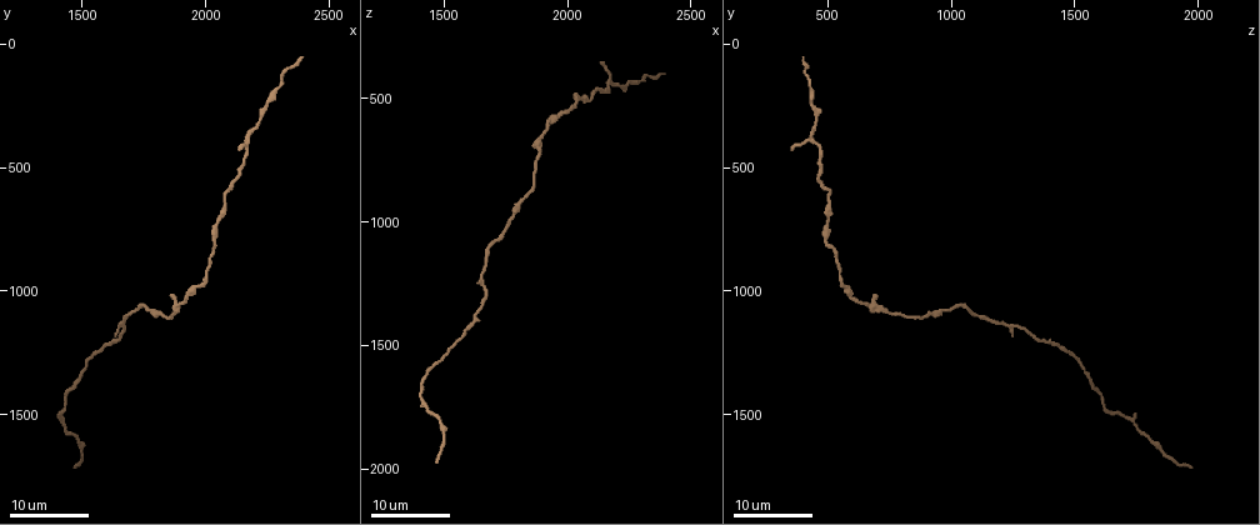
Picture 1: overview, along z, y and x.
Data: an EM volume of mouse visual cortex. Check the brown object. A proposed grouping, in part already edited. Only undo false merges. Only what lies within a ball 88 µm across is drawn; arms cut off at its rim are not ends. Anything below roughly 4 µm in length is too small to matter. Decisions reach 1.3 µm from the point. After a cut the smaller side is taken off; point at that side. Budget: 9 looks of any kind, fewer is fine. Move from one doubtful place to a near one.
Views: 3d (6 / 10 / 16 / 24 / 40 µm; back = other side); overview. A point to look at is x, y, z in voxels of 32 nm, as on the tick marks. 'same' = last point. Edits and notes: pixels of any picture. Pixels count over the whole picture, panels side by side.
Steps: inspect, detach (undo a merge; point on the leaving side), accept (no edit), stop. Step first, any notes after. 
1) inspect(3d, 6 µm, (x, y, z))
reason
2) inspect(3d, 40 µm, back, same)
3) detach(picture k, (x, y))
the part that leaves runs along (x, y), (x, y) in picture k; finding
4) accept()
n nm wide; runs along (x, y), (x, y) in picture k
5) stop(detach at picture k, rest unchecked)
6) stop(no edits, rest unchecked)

inspect(3d, 24 µm, (1420, 1460, 1620))
a narrow waist

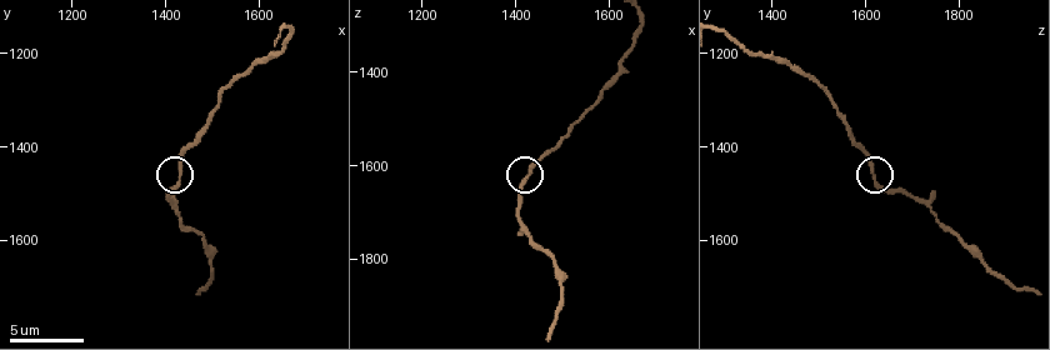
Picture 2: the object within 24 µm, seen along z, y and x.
inspect(3d, 6 µm, (1435, 1470, 1615))
closer look

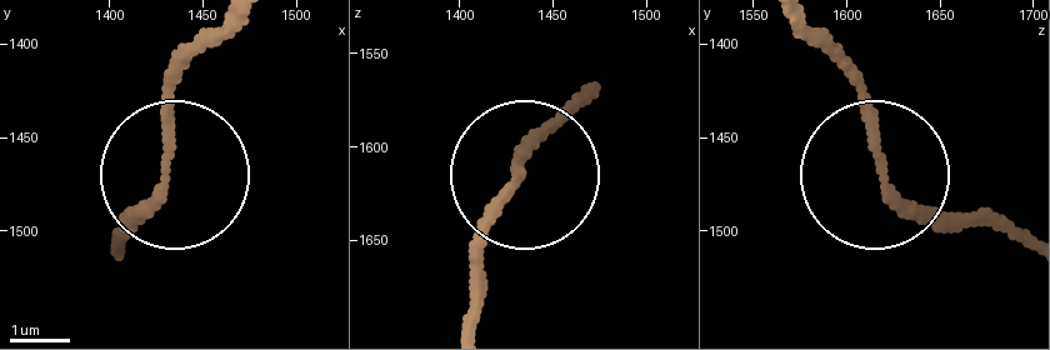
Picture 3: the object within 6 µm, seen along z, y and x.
accept()
runs along (586, 105), (486, 225), (471, 310) in picture 3; all the same neuron

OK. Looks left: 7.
inspect(3d, 16 µm, (1890, 1040, 660))
thick turns thin

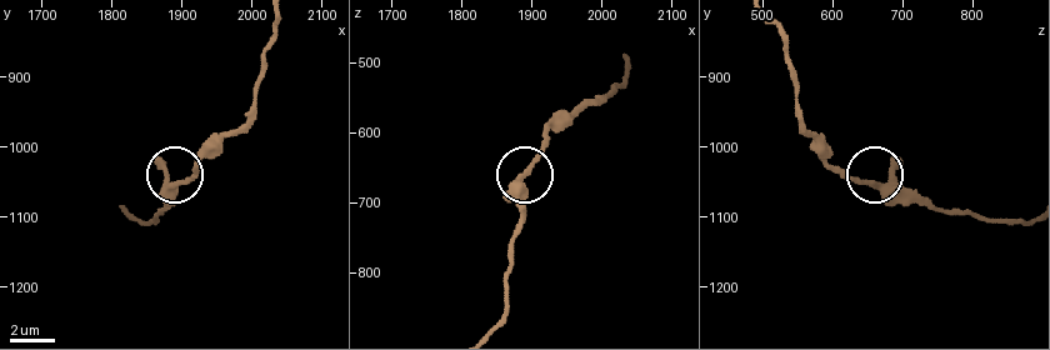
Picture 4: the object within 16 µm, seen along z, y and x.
inspect(3d, 6 µm, (1890, 1055, 660))
zoom in

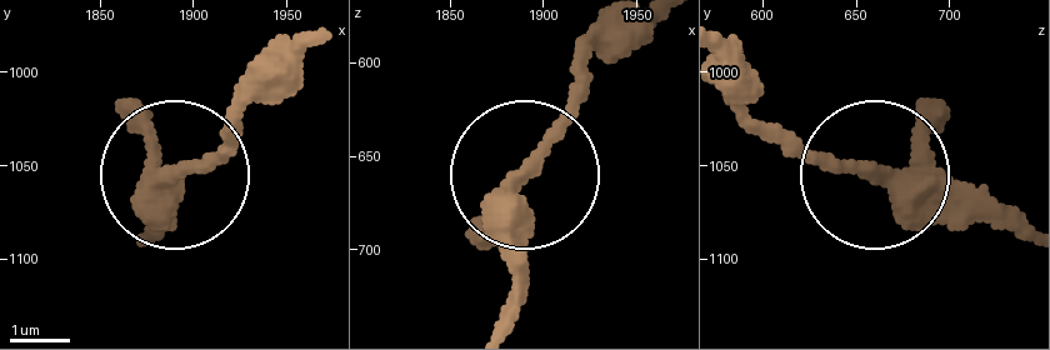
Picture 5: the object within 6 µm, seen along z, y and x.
accept()
all the same neuron

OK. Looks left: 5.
inspect(3d, 16 µm, (1980, 990, 560))
calibre changes

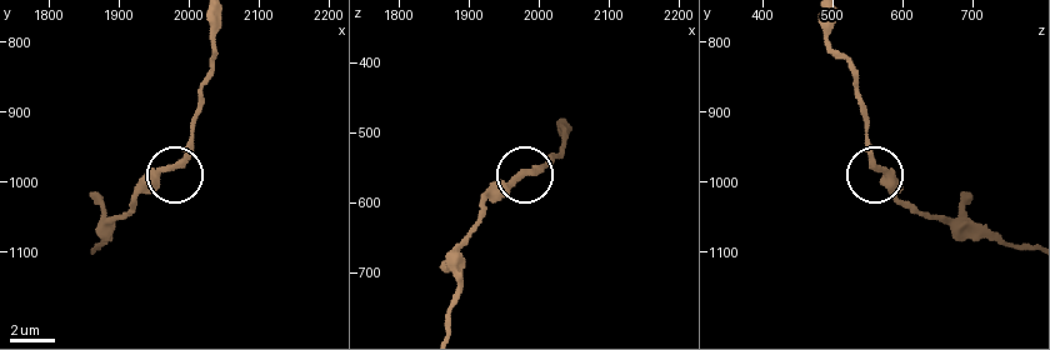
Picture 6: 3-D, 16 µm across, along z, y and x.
inspect(3d, 6 µm, (1980, 975, 555))

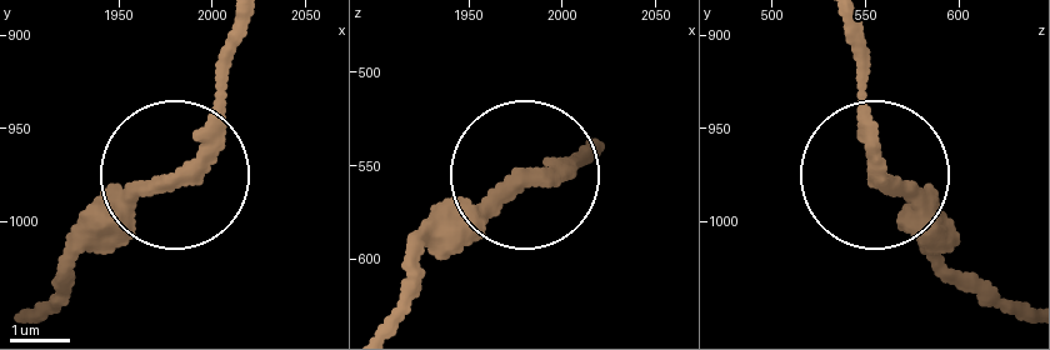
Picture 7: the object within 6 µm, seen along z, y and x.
accept()
runs along (1023, 310), (878, 180), (858, 36) in picture 7; continuous, no second neuron

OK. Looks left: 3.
inspect(3d, 24 µm, (2040, 810, 500))
calibre changes

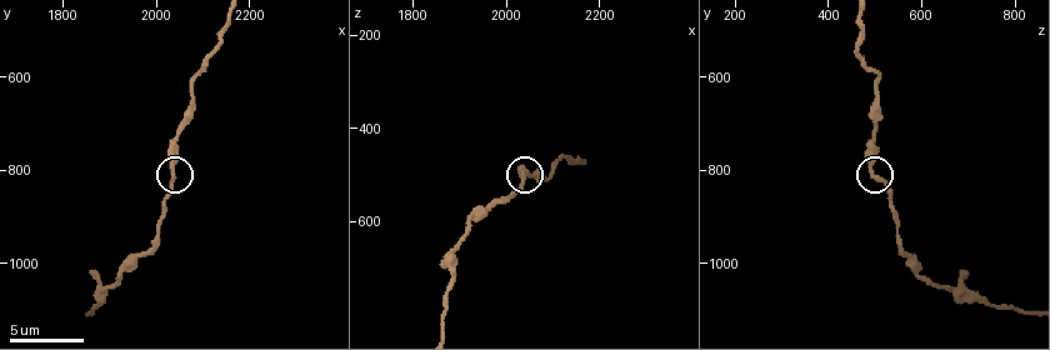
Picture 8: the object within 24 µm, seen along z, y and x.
inspect(3d, 6 µm, (2040, 805, 490))
closer look

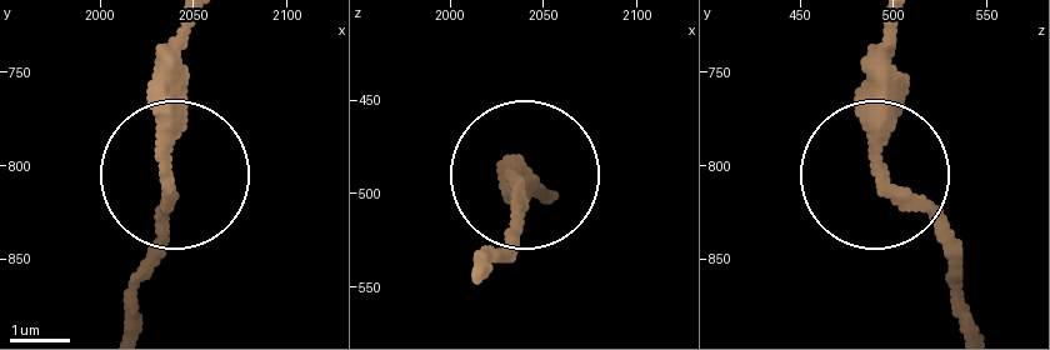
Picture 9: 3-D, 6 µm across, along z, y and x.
accept()
runs along (123, 319), (168, 199), (181, 20) in picture 9; continuous, no second neuron

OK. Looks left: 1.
stop(no edits, rest unchecked)

